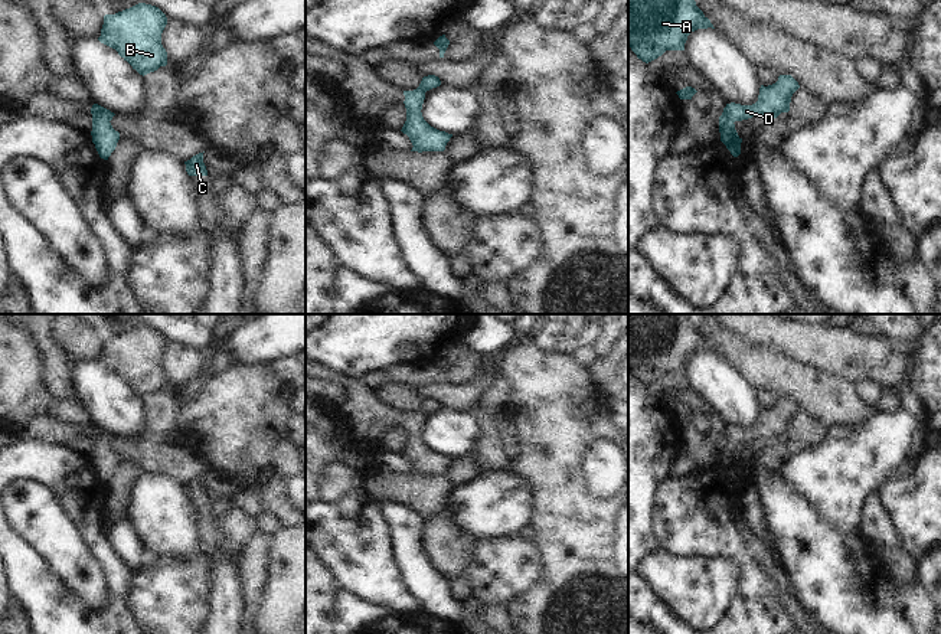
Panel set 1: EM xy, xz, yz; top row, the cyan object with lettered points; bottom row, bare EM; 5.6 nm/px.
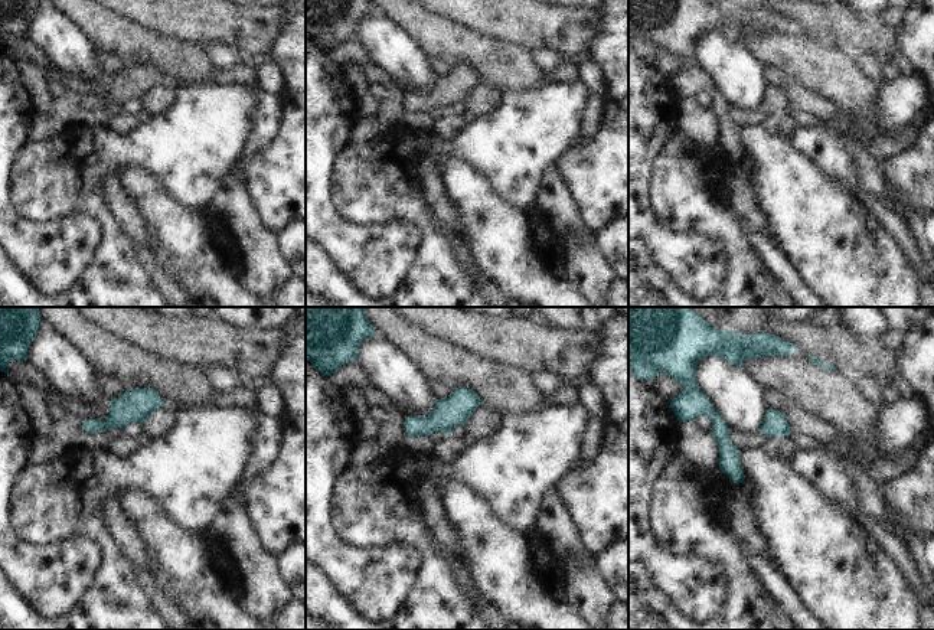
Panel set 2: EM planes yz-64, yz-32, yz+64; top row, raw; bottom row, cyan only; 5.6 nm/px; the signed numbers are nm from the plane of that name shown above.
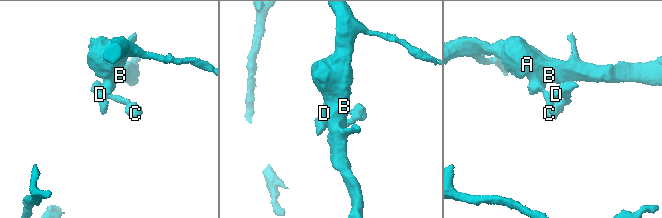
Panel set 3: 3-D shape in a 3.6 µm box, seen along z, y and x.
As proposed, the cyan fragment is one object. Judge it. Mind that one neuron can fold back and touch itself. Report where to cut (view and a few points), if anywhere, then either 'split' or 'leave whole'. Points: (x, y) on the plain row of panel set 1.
cut yz (724, 431), (725, 437), (734, 444); split

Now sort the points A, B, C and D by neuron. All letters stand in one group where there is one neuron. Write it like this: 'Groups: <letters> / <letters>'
Groups: A B / C D

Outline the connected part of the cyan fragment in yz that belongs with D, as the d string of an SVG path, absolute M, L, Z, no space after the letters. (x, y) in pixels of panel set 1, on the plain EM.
M780 398L772 408L759 411L758 424L752 428L726 427L725 434L731 444L742 444L759 438L767 444L790 434L793 416L800 411L791 398Z

